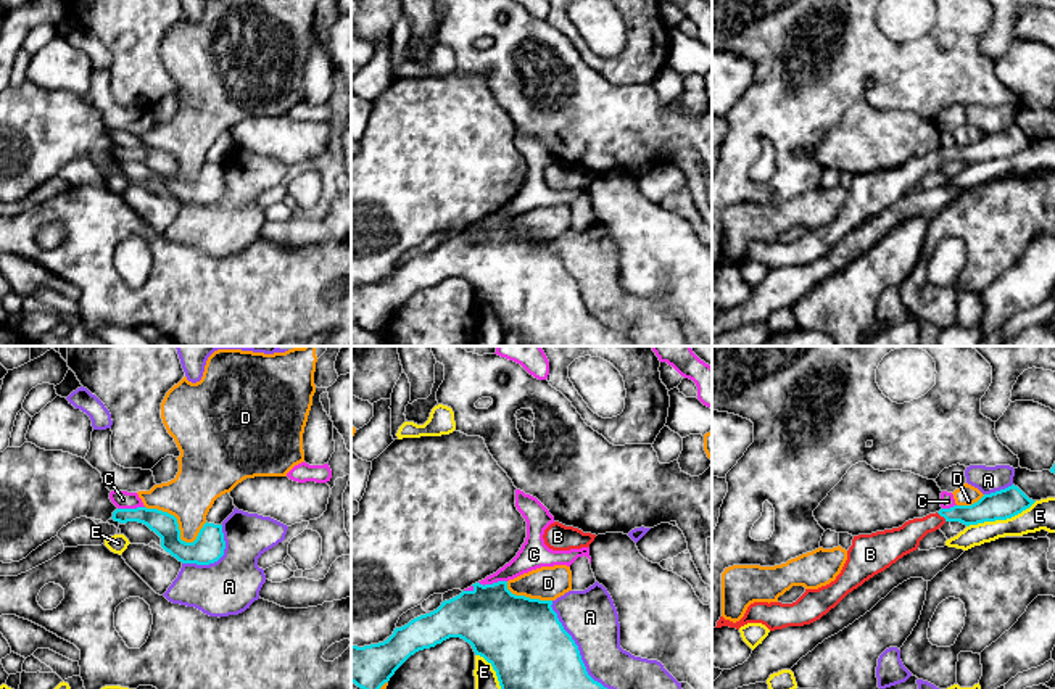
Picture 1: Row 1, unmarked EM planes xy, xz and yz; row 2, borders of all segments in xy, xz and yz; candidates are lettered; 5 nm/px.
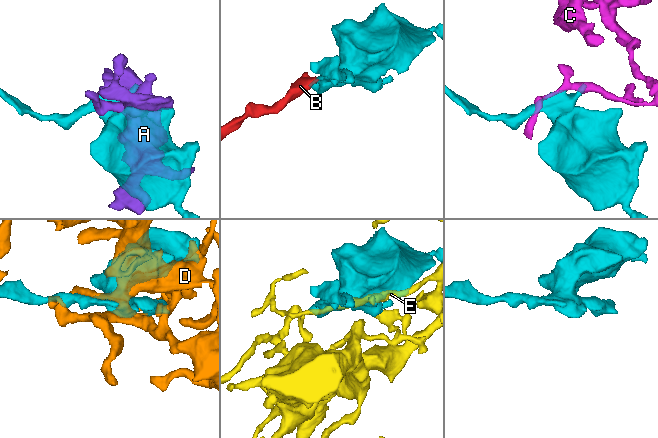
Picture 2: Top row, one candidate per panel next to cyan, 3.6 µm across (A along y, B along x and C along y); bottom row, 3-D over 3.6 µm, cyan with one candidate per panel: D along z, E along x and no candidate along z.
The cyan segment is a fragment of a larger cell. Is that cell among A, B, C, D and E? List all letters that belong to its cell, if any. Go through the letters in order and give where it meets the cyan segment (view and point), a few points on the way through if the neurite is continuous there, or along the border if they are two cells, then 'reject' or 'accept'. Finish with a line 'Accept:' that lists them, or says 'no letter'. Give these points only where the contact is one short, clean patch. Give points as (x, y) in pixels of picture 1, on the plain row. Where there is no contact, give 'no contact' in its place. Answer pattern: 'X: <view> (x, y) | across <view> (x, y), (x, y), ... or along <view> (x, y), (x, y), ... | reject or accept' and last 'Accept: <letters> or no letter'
A: xz (582, 300) | reject
B: yz (941, 155) | across yz (989, 147), (975, 153), (941, 155), (899, 181) | accept
C: xz (493, 222) | along xz (506, 219), (479, 222) | reject
D: xy (177, 168) | reject
E: yz (1001, 158) | reject
Accept: B

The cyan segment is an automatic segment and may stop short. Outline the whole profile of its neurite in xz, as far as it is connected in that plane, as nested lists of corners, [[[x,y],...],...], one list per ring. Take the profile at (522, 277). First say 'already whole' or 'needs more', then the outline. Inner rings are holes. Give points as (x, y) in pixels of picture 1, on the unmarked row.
already whole; [[[507,221],[472,225],[472,230],[441,241],[436,250],[395,267],[383,282],[364,287],[351,283],[351,322],[379,332],[411,295],[449,277],[461,277],[493,306],[503,335],[515,332],[527,346],[635,346],[588,314],[578,285],[551,246],[552,240],[515,235],[507,229]]]

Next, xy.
already whole; [[[116,148],[114,161],[139,161],[161,177],[161,187],[182,203],[209,204],[224,195],[225,180],[222,164],[205,163],[193,182],[180,179],[177,158],[158,148]]]

